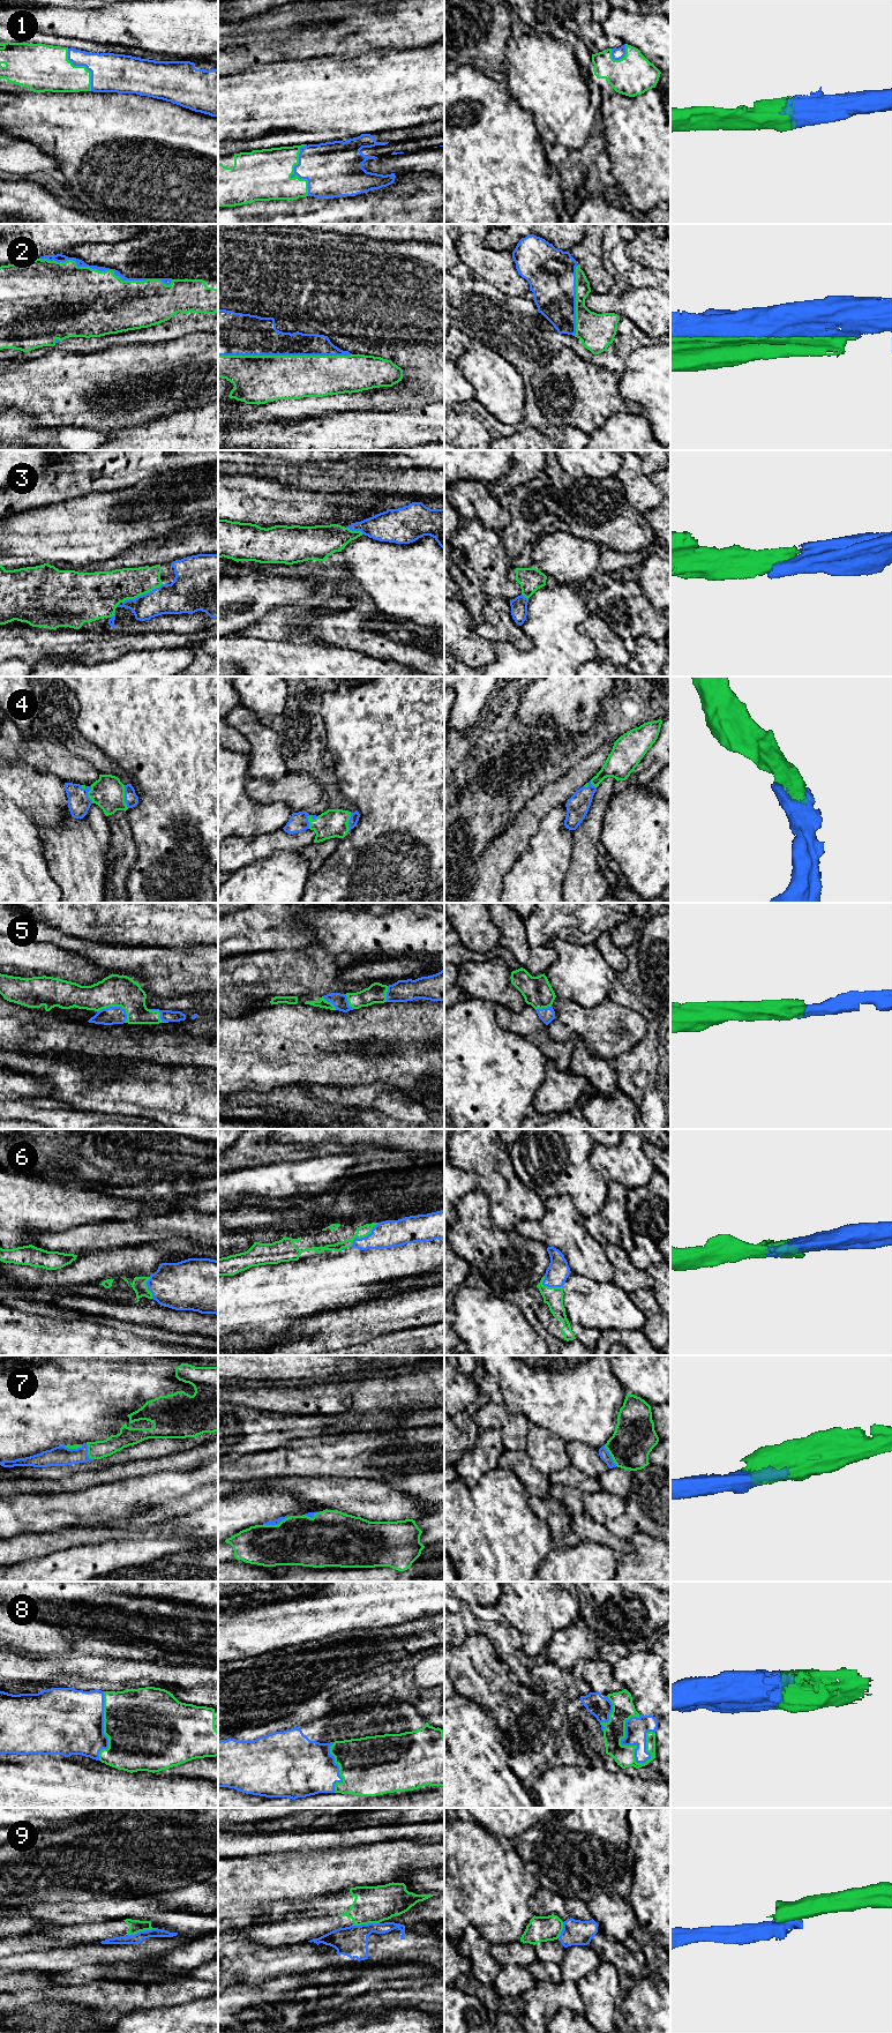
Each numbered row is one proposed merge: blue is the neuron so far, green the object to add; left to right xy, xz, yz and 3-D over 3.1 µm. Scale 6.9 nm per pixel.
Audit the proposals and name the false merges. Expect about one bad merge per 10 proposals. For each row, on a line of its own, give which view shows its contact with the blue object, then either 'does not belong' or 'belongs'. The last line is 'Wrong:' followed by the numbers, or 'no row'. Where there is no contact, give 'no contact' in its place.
1: xz | belongs
2: xy | belongs
3: xy | belongs
4: xy | belongs
5: xy | belongs
6: xz | belongs
7: xz | belongs
8: yz | belongs
9: xy | does not belong
Wrong: 9

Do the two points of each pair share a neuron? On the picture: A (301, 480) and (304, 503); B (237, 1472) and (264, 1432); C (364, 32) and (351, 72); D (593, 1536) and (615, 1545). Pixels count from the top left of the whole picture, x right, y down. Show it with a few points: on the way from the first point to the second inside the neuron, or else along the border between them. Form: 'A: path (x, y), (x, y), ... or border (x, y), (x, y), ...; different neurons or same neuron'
A: border (276, 480), (283, 484), (329, 493); different neurons
B: border (277, 1447), (270, 1450), (250, 1451), (241, 1456); different neurons
C: border (381, 46), (349, 58), (328, 57); different neurons
D: path (599, 1536), (609, 1540); same neuron

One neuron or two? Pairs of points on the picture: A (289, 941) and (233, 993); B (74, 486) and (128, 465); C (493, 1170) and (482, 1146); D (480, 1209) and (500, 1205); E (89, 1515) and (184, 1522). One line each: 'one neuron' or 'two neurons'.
A: two neurons
B: one neuron
C: one neuron
D: two neurons
E: two neurons

